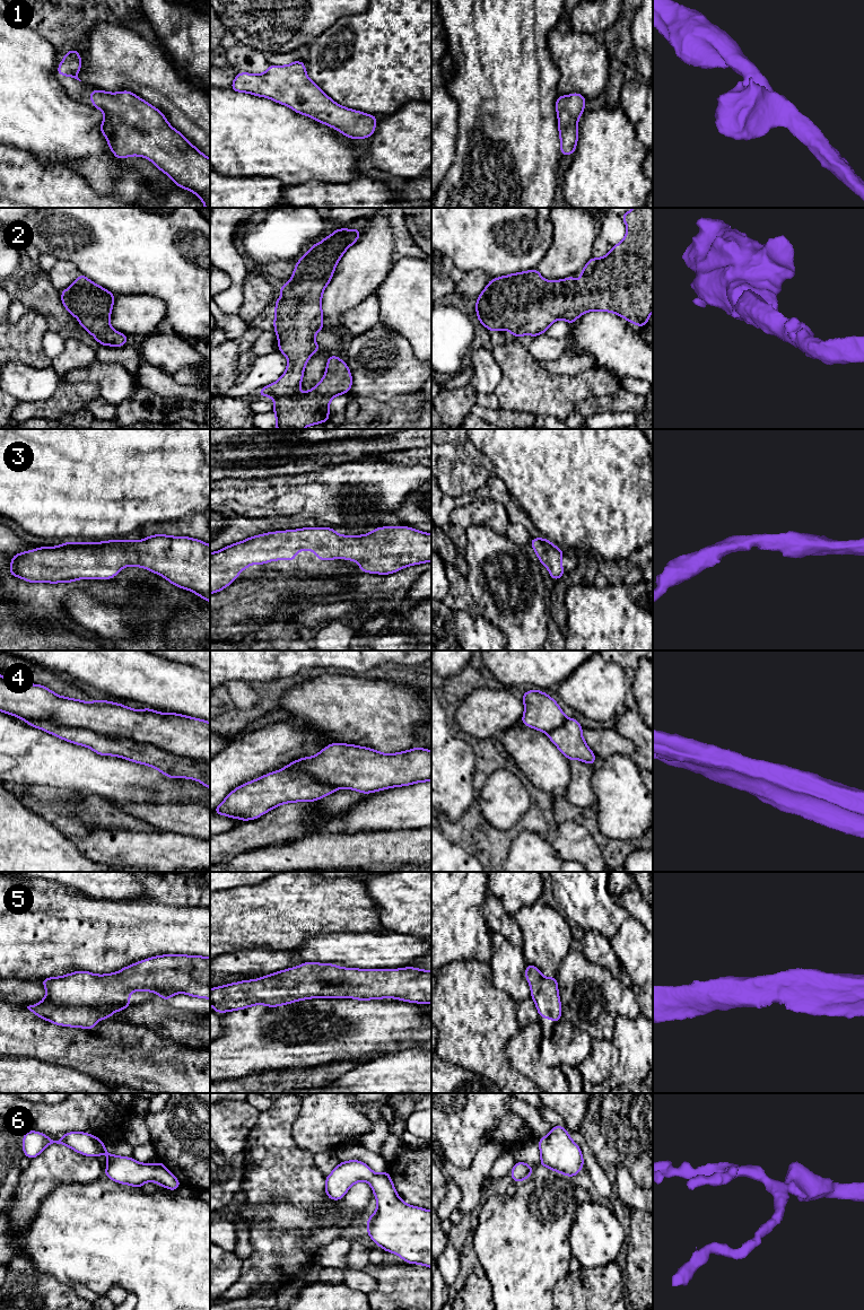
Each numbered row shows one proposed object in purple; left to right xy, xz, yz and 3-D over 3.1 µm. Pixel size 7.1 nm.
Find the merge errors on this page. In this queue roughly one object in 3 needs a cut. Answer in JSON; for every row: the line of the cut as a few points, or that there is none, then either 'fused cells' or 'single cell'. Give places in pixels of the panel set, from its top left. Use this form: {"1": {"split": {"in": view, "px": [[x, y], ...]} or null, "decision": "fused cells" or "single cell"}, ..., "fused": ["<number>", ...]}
{"1": {"split": null, "decision": "single cell"}, "2": {"split": null, "decision": "single cell"}, "3": {"split": null, "decision": "single cell"}, "4": {"split": {"in": "xy", "px": [[24, 718], [51, 719], [130, 738], [209, 766]]}, "decision": "fused cells"}, "5": {"split": null, "decision": "single cell"}, "6": {"split": null, "decision": "single cell"}, "fused": ["4"]}

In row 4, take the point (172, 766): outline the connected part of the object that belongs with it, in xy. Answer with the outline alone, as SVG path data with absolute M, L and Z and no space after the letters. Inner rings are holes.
M24 719L33 727L53 734L59 739L87 746L99 756L115 756L137 763L150 766L168 778L195 779L210 789L210 766L141 744L122 736L107 736L86 728L66 727L52 720Z

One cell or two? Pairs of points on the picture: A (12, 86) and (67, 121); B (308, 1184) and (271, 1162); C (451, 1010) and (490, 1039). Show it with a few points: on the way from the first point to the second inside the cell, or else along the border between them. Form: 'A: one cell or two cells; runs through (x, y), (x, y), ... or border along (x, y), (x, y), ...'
A: one cell; runs through (26, 99), (48, 121), (53, 121)
B: one cell; runs through (299, 1182), (289, 1173), (280, 1170)
C: one cell; runs through (461, 1016), (480, 1036)

